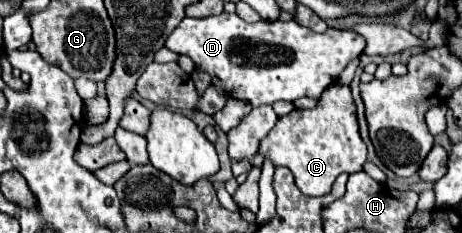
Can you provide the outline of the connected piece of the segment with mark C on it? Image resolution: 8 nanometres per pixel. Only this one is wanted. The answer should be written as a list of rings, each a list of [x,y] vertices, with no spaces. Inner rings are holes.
[[[333,83],[325,89],[313,109],[293,109],[277,119],[269,135],[259,143],[257,155],[273,161],[275,167],[291,169],[297,187],[305,195],[325,195],[337,175],[359,173],[367,163],[367,145],[359,135],[357,107],[349,85]]]

